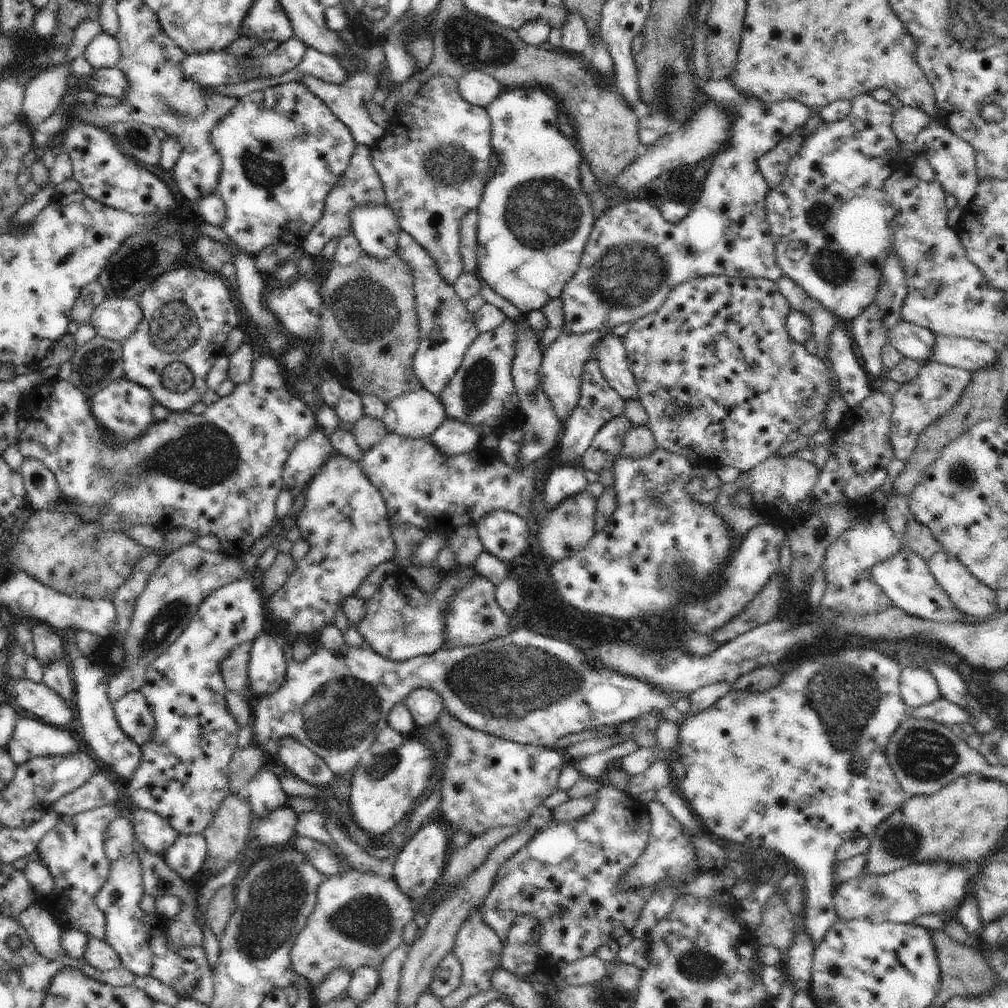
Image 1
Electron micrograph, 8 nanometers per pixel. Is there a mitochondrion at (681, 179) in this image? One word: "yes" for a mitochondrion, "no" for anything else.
no

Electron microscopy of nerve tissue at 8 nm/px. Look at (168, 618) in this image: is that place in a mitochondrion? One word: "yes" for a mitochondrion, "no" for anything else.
yes

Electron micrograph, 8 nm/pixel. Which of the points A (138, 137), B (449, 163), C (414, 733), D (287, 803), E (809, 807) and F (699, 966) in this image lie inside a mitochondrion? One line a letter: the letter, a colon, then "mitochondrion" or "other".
A: mitochondrion
B: mitochondrion
C: other
D: other
E: other
F: mitochondrion

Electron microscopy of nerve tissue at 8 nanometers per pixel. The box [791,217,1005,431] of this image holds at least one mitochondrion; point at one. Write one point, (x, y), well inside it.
(833, 268)

